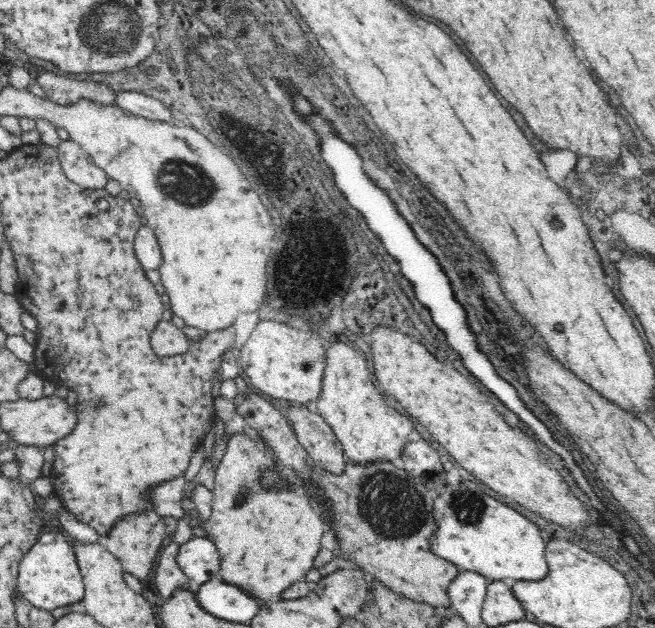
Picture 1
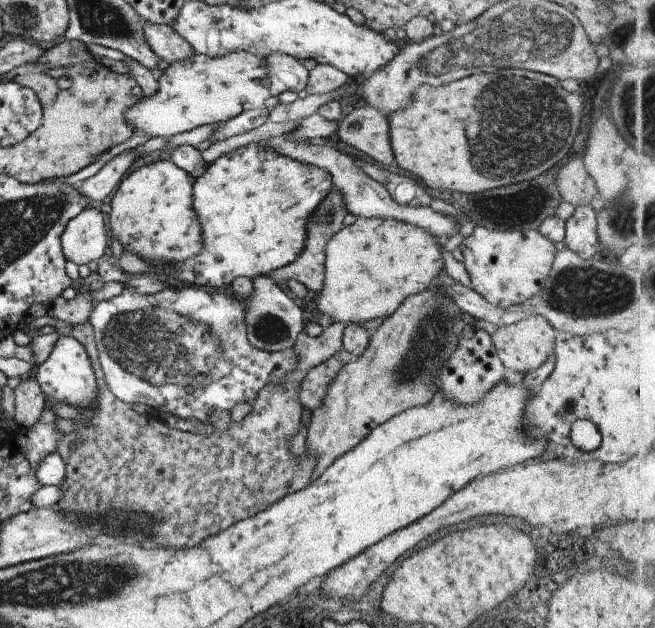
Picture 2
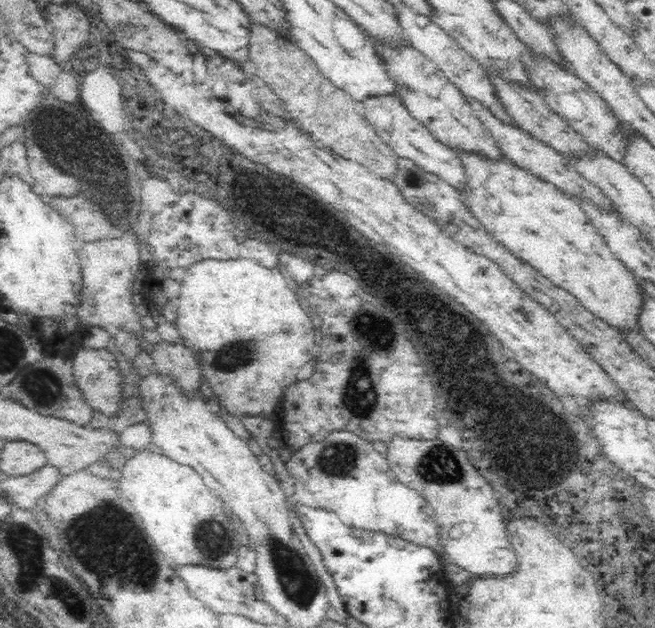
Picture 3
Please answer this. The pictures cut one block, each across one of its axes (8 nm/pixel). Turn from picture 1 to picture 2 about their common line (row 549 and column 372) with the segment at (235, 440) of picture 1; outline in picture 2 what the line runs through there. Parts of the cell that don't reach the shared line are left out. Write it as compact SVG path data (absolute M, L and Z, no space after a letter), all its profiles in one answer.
M384 217L357 218L351 225L341 228L326 244L324 288L317 294L316 306L334 323L349 325L389 317L408 296L424 292L438 279L445 269L442 249L441 242L419 226Z

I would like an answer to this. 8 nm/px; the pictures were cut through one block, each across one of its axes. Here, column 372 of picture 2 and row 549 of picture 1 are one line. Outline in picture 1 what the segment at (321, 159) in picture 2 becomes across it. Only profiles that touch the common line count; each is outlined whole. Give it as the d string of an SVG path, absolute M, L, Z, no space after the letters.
M194 537L179 545L176 562L194 588L220 577L220 555L217 546L207 537Z

